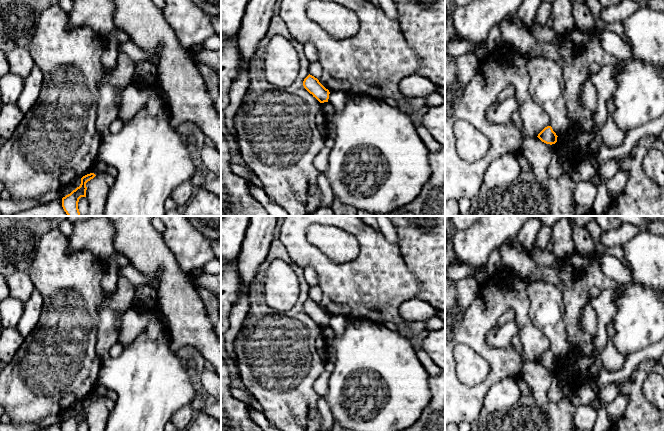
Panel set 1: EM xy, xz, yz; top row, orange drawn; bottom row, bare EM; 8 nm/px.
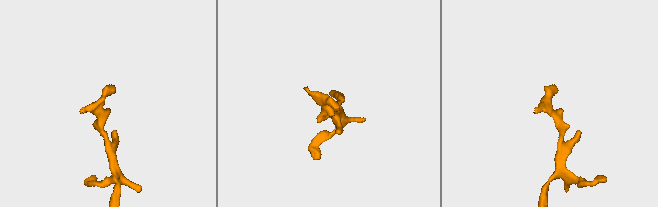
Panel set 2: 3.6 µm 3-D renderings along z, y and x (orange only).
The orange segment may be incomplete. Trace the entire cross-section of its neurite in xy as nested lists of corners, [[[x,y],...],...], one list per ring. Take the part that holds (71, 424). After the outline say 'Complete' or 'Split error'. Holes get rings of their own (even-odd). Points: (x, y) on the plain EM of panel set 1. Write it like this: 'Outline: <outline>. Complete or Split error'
Outline: [[[94,397],[87,398],[81,402],[81,408],[70,418],[62,422],[62,431],[78,431],[78,426],[81,421],[86,421],[86,407],[93,403]]]. Complete

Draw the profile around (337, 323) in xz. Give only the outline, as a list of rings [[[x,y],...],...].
[[[329,314],[328,326],[333,330],[334,335],[339,337],[345,330],[346,318],[343,315]]]

